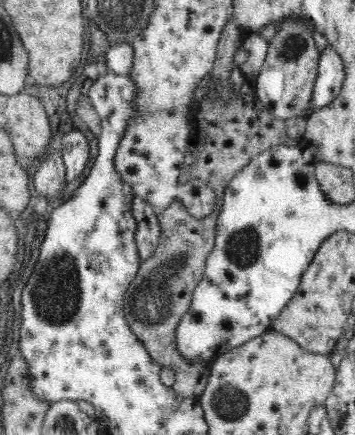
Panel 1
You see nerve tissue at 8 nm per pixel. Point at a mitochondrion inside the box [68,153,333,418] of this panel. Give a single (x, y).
(150, 302)

